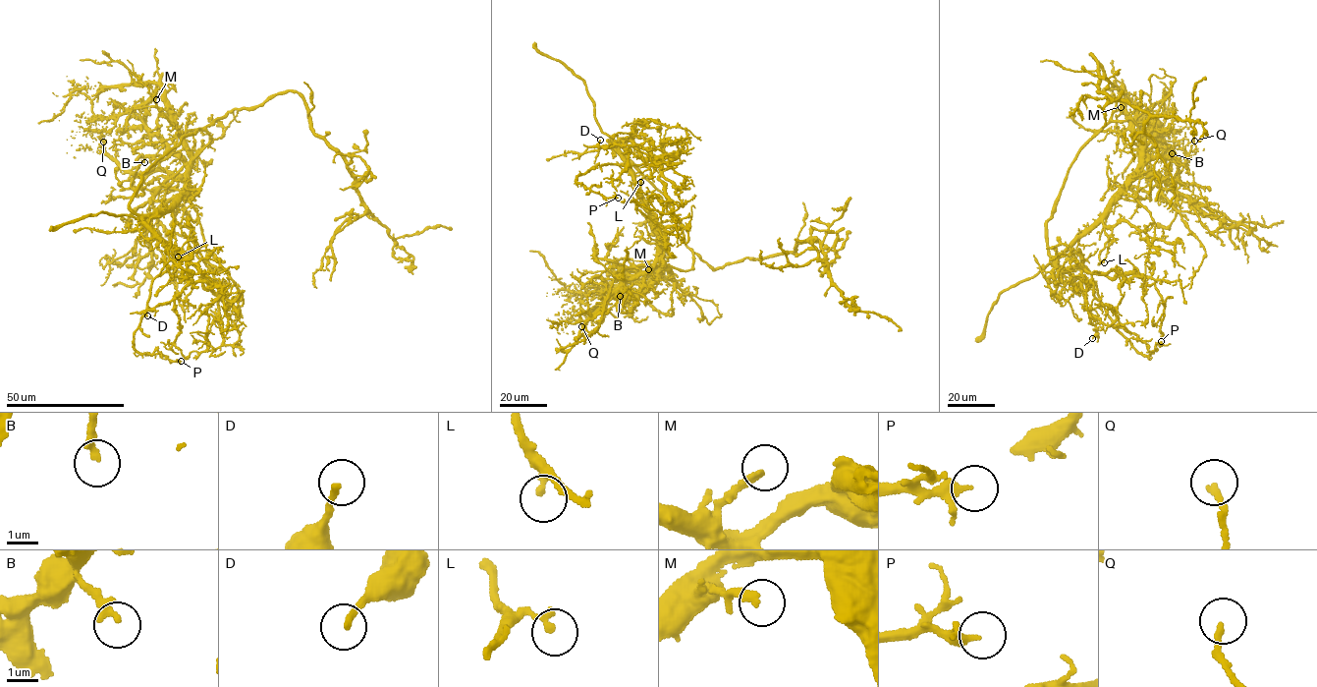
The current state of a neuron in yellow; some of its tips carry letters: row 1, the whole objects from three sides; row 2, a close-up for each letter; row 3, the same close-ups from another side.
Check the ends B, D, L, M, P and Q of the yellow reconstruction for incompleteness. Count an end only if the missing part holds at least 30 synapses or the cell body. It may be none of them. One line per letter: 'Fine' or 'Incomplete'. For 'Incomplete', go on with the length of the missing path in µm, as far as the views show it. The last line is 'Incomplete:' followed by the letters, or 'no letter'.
B: Fine
D: Incomplete. Missing length about 7 µm
L: Fine
M: Fine
P: Fine
Q: Fine
Incomplete: D

